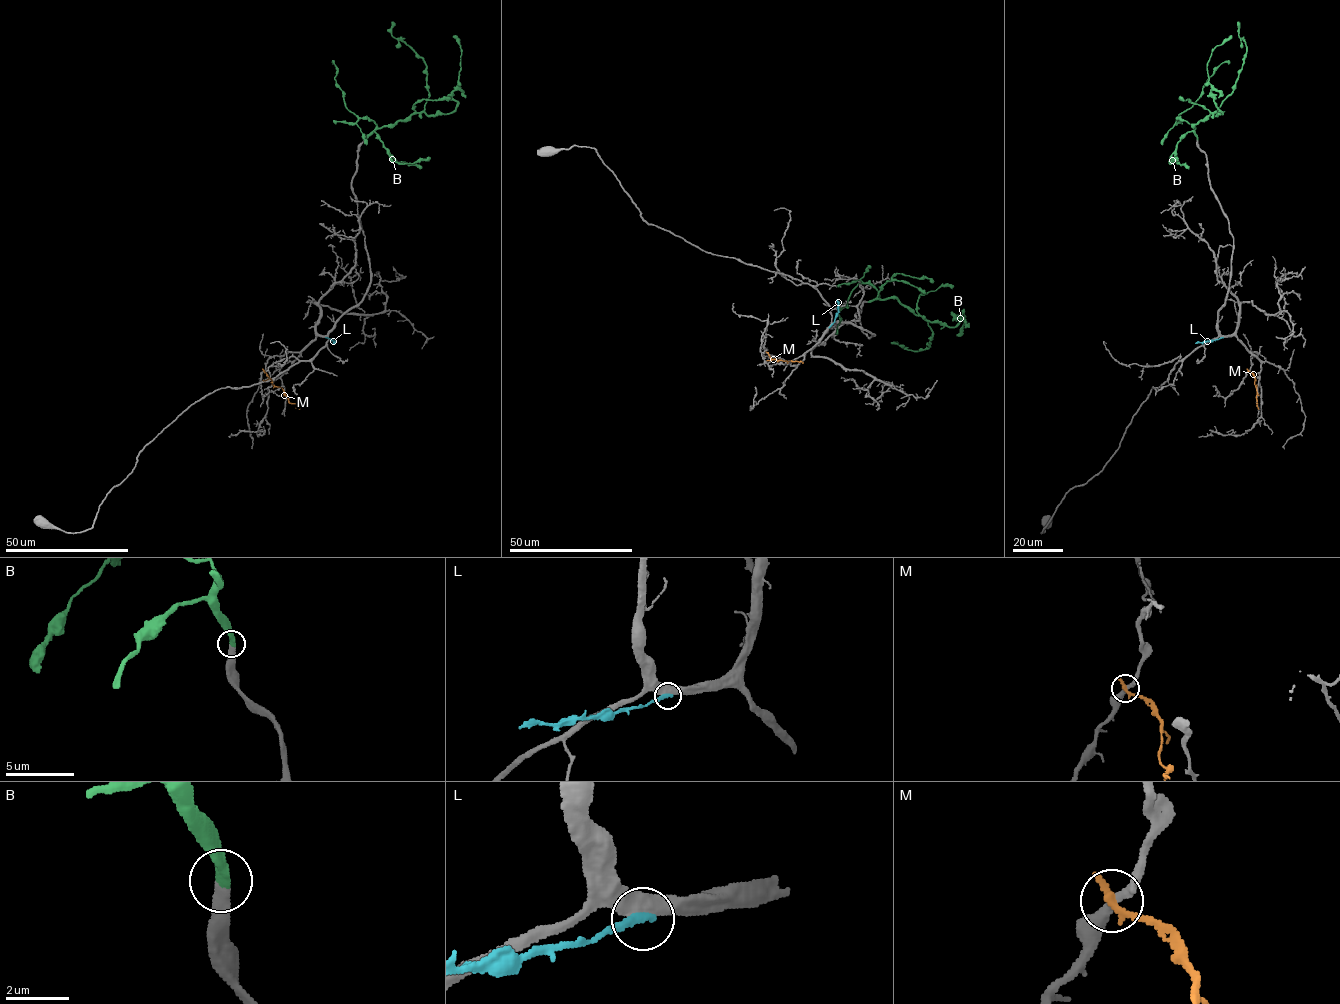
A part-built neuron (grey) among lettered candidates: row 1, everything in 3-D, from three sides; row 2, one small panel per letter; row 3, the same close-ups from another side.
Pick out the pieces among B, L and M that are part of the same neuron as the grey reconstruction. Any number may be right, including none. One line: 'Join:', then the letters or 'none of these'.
Join: B

